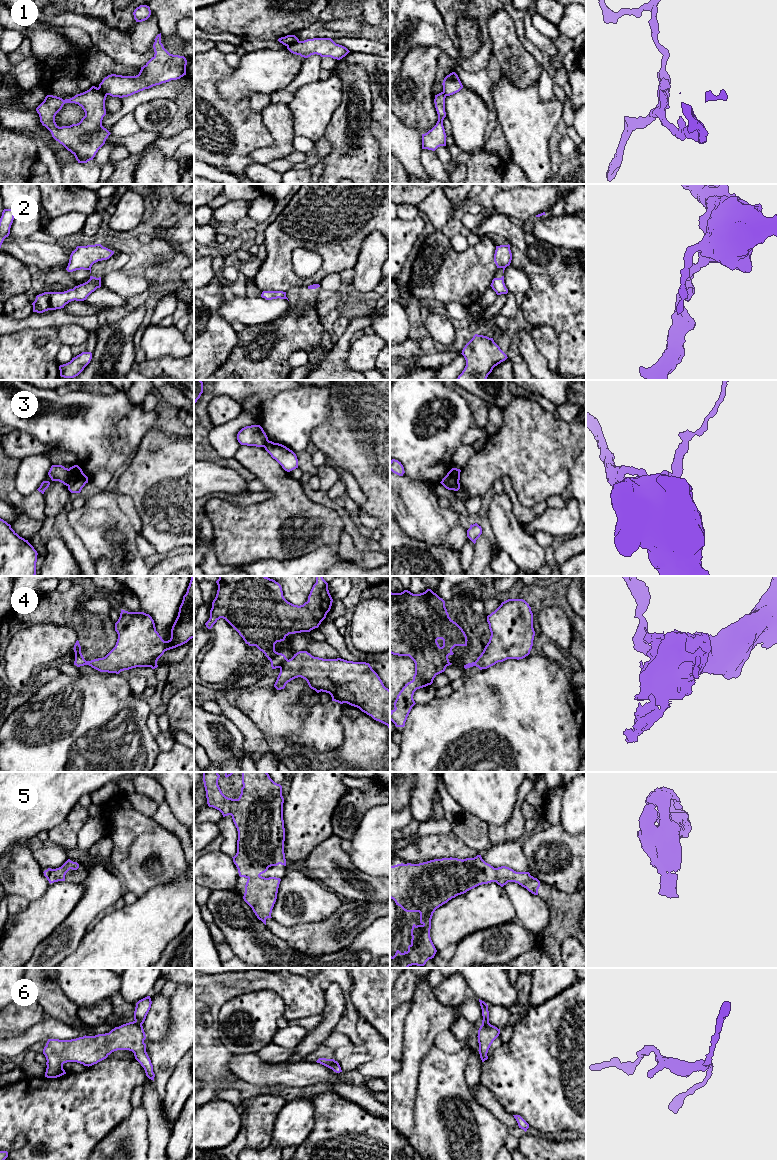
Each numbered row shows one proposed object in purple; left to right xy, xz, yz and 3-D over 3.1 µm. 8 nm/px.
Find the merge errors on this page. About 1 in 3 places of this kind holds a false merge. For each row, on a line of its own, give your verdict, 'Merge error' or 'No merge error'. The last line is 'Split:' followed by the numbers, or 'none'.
1: Merge error
2: Merge error
3: Merge error
4: Merge error
5: No merge error
6: No merge error
Split: 1, 2, 3, 4

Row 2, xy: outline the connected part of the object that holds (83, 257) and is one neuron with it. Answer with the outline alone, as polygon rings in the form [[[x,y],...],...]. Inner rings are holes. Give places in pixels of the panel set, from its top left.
[[[101,244],[77,246],[72,251],[66,270],[89,270],[98,261],[107,260],[114,254],[114,251],[103,247]]]

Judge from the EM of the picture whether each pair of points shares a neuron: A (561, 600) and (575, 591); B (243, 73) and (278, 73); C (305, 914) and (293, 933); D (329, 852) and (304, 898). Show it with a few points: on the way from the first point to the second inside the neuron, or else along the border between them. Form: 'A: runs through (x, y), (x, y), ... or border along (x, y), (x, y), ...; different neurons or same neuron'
A: border along (568, 586), (567, 600), (572, 609); different neurons
B: runs through (252, 73), (269, 72); same neuron
C: border along (322, 919), (290, 925), (276, 922); different neurons
D: border along (306, 873), (334, 893); different neurons

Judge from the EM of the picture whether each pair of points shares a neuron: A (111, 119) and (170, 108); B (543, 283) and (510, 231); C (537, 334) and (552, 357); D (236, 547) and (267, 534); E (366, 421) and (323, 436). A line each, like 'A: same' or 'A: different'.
A: different
B: same
C: same
D: same
E: same

